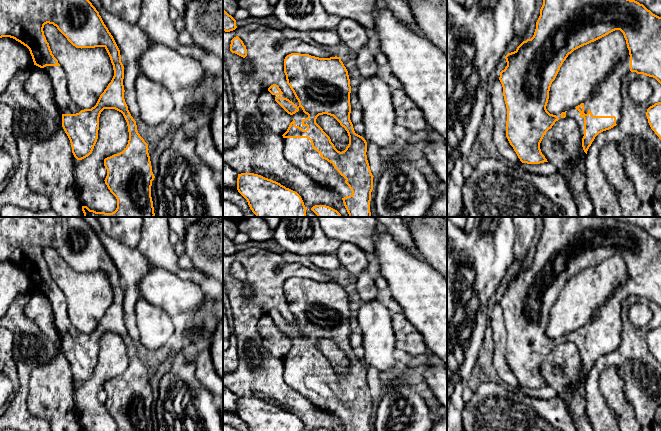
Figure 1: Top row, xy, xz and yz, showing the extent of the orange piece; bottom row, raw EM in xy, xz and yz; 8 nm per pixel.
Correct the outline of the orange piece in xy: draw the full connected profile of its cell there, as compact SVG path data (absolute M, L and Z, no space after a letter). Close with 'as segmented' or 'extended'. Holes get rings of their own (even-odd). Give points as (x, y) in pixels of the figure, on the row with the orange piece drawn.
M0 0L0 38L10 37L26 46L34 65L43 68L51 79L55 100L62 113L62 127L67 134L72 153L77 160L88 157L97 142L99 117L104 109L121 112L127 122L129 140L126 148L104 159L107 169L105 184L117 199L117 208L112 213L96 212L82 206L84 217L154 217L151 186L155 176L152 172L148 144L137 131L136 121L131 116L124 99L124 66L120 50L104 24L99 12L89 0ZM53 24L76 48L104 47L113 65L114 76L91 109L79 108L70 98L66 73L52 54L44 35L44 25Z | extended

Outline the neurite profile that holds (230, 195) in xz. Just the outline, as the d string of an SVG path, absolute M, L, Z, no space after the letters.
M223 186L223 200L237 205L242 210L245 217L256 217L250 209L247 200L238 191Z

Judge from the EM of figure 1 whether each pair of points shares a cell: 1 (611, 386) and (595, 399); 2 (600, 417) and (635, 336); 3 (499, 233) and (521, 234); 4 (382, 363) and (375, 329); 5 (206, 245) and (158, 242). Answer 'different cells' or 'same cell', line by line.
1: different cells
2: same cell
3: different cells
4: same cell
5: different cells

